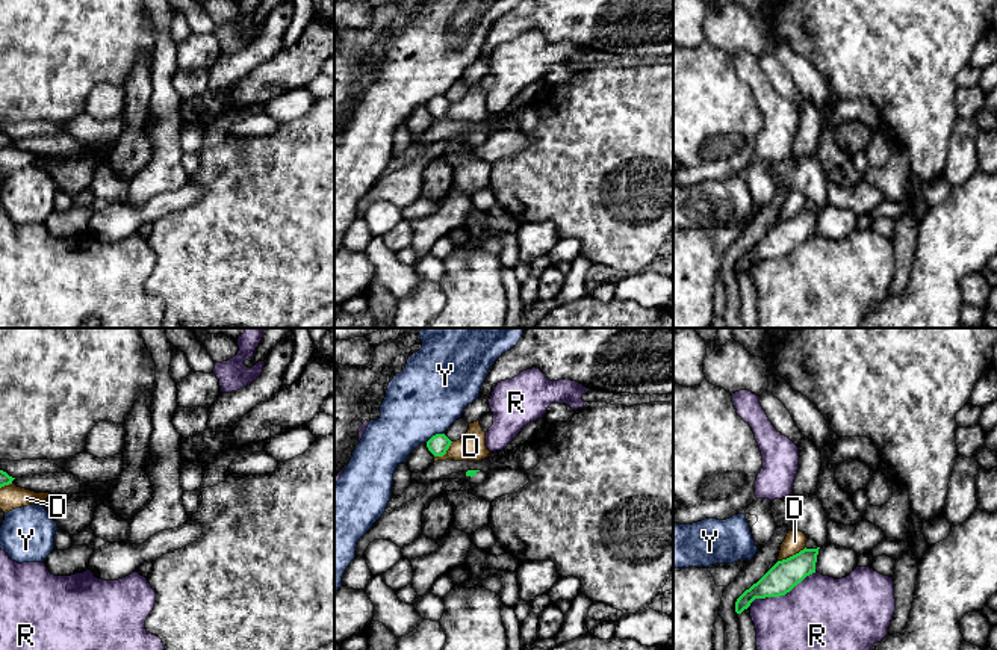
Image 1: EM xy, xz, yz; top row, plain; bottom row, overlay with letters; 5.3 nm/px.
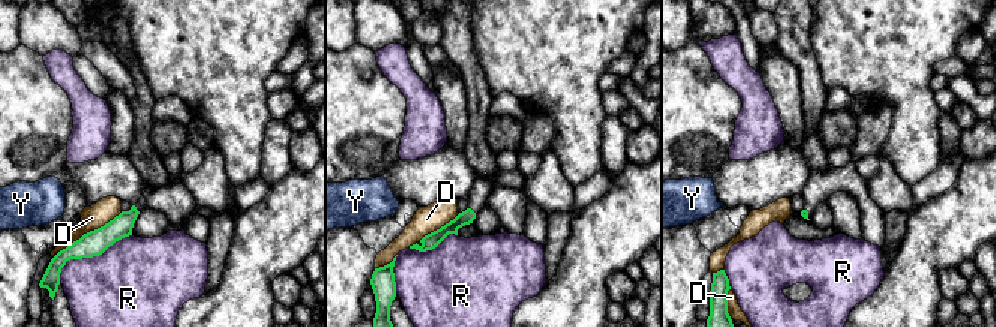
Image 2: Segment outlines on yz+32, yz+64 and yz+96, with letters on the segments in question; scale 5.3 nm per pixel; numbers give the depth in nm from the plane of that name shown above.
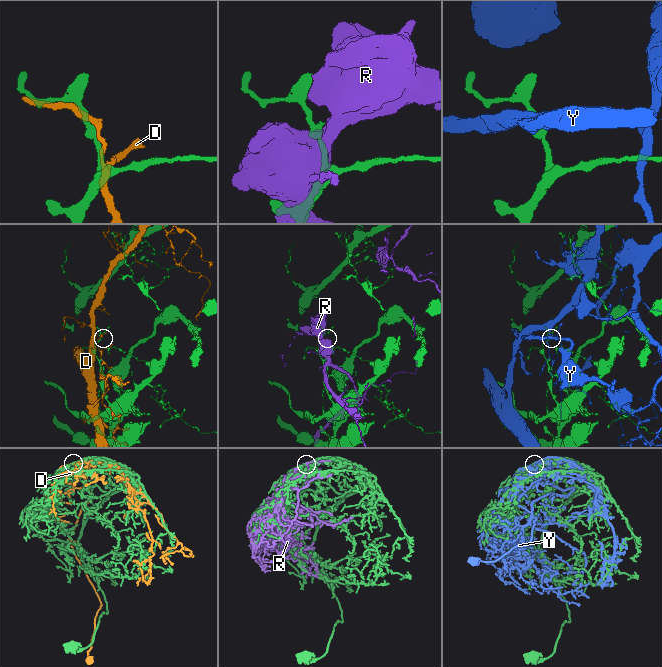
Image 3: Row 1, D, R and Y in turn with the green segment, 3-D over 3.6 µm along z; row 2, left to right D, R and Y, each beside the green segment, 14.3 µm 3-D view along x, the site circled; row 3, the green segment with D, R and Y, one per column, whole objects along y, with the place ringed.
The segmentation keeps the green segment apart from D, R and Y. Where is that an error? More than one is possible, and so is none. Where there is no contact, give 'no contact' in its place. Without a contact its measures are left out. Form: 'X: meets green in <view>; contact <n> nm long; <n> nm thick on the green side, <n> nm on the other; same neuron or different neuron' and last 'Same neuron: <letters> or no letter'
D: meets green in yz; contact 170 nm long; 160 nm thick on the green side, 120 nm on the other; different neuron
R: meets green in yz; contact 380 nm long; 160 nm thick on the green side, 480 nm on the other; different neuron
Y: meets green in xz; contact 120 nm long; 110 nm thick on the green side, 380 nm on the other; different neuron
Same neuron: no letter

